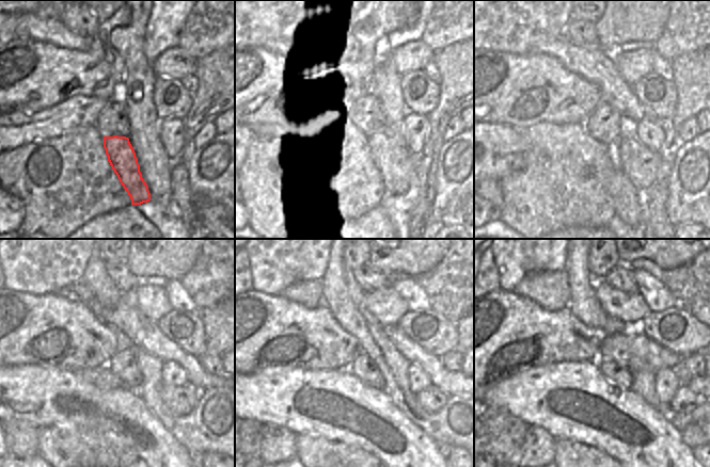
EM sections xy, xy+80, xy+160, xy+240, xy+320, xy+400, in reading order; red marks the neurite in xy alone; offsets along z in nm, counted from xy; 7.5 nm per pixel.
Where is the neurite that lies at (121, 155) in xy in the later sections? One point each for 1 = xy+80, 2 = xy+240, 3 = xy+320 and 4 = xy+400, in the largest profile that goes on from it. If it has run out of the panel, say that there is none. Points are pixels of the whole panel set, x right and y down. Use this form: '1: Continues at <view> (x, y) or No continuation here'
1: Continues at xy+80 (395, 163)
2: Continues at xy+240 (179, 400)
3: Continues at xy+320 (430, 399)
4: Continues at xy+400 (684, 401)

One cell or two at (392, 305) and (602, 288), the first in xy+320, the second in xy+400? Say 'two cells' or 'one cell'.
one cell

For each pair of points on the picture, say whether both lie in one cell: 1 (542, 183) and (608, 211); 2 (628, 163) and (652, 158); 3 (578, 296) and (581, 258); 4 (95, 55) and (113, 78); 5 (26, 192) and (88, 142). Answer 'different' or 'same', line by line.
1: same
2: same
3: same
4: same
5: same

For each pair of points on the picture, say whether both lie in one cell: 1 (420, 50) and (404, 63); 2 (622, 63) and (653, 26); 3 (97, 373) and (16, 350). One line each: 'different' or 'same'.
1: same
2: different
3: different

